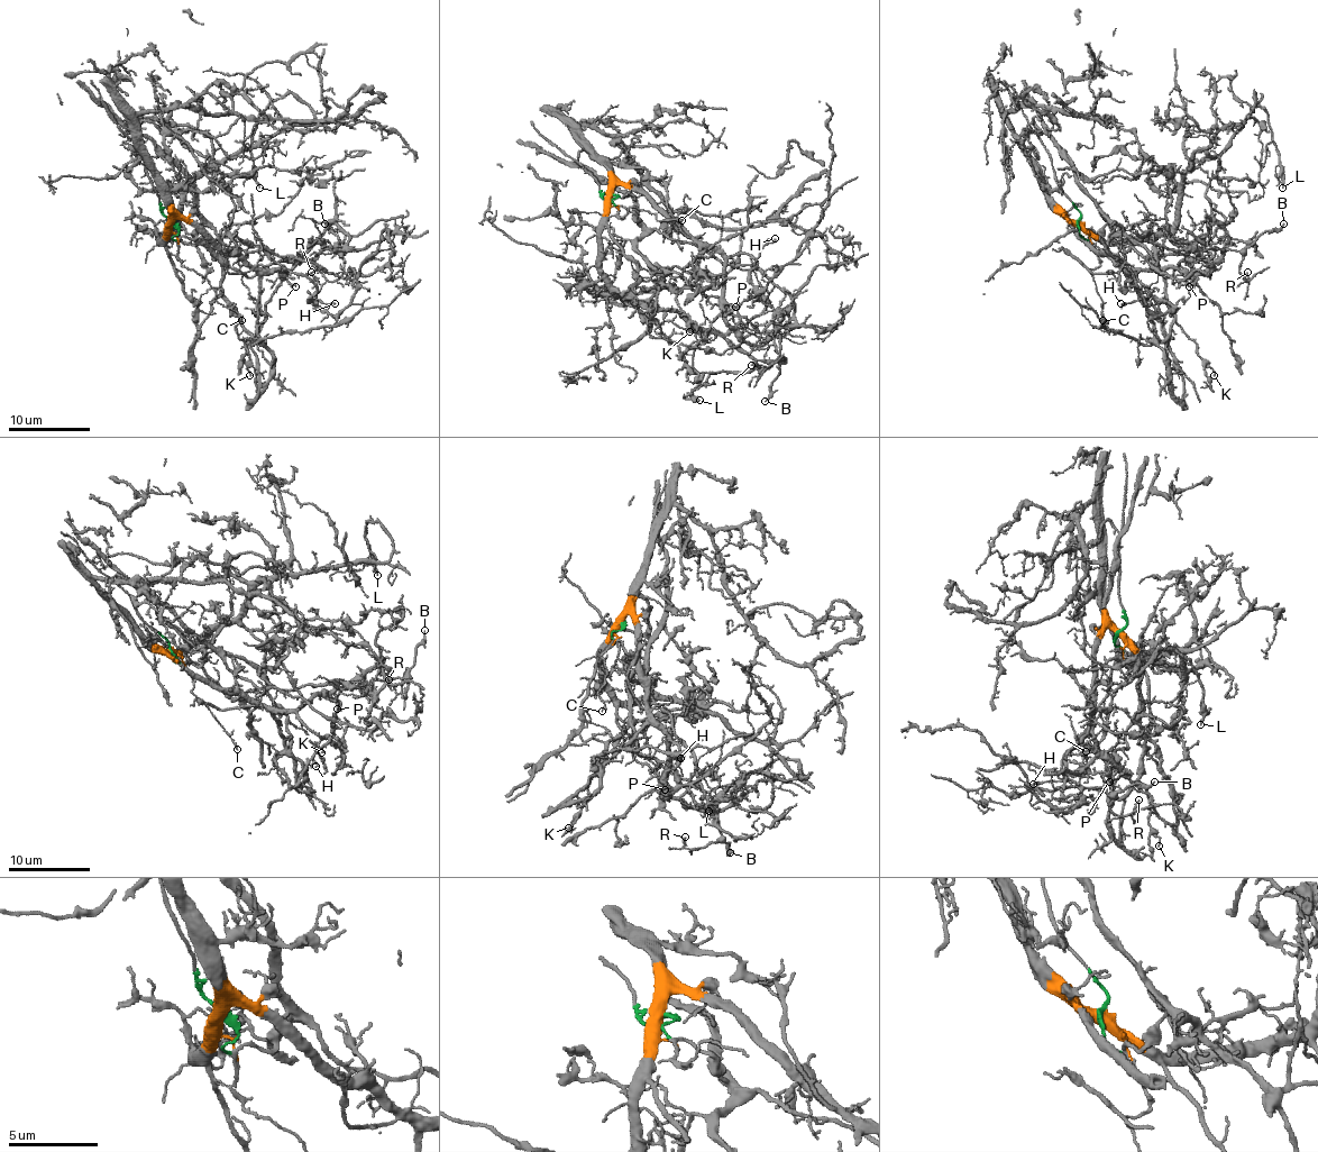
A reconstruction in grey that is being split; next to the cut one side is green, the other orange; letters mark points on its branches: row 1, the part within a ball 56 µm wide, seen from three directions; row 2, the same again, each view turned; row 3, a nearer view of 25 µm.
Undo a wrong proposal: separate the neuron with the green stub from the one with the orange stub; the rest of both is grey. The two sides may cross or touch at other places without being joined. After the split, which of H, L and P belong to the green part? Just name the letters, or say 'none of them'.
none of them

